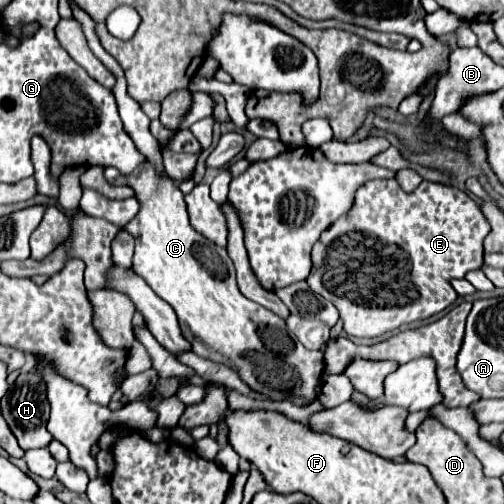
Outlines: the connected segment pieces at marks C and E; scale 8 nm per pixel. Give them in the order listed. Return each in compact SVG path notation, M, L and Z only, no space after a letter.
M148 161L140 163L126 177L120 175L120 171L116 171L114 167L108 167L106 179L114 185L128 185L134 189L134 197L140 203L140 211L124 227L116 225L116 233L128 231L134 237L134 241L136 241L134 271L140 277L144 277L146 283L150 283L150 287L154 289L156 295L160 295L164 301L168 301L174 307L174 311L178 315L180 331L182 331L184 339L190 341L192 351L204 359L210 359L214 363L222 363L222 365L228 365L230 369L236 369L244 383L248 383L254 391L266 393L268 397L272 397L276 401L286 399L288 391L294 391L296 395L306 397L306 399L316 399L314 387L320 381L320 375L324 369L324 357L322 357L322 351L306 349L300 343L300 335L296 335L296 331L304 331L304 321L311 320L291 314L288 321L284 323L284 319L280 319L272 311L246 299L236 285L236 271L234 271L232 259L228 257L226 249L216 247L212 241L208 241L204 235L200 235L190 225L182 191L176 183L168 181L166 175L158 173L152 163L148 163Z
M376 179L376 181L368 181L364 183L358 191L356 191L356 199L354 205L350 207L350 211L346 215L342 215L338 221L334 221L316 241L314 249L312 249L312 271L306 279L306 283L310 285L310 289L318 295L322 295L324 299L332 301L336 305L336 309L340 311L340 319L344 321L344 331L352 337L380 337L392 329L398 329L400 325L418 321L418 319L428 319L440 311L444 311L446 307L450 307L456 301L456 291L450 285L450 279L454 277L464 277L468 271L472 269L480 269L482 267L482 241L484 237L490 233L490 223L488 219L482 215L480 207L476 205L476 201L466 195L464 191L456 189L456 187L440 187L440 183L428 183L422 181L420 187L412 193L406 193L396 179Z

